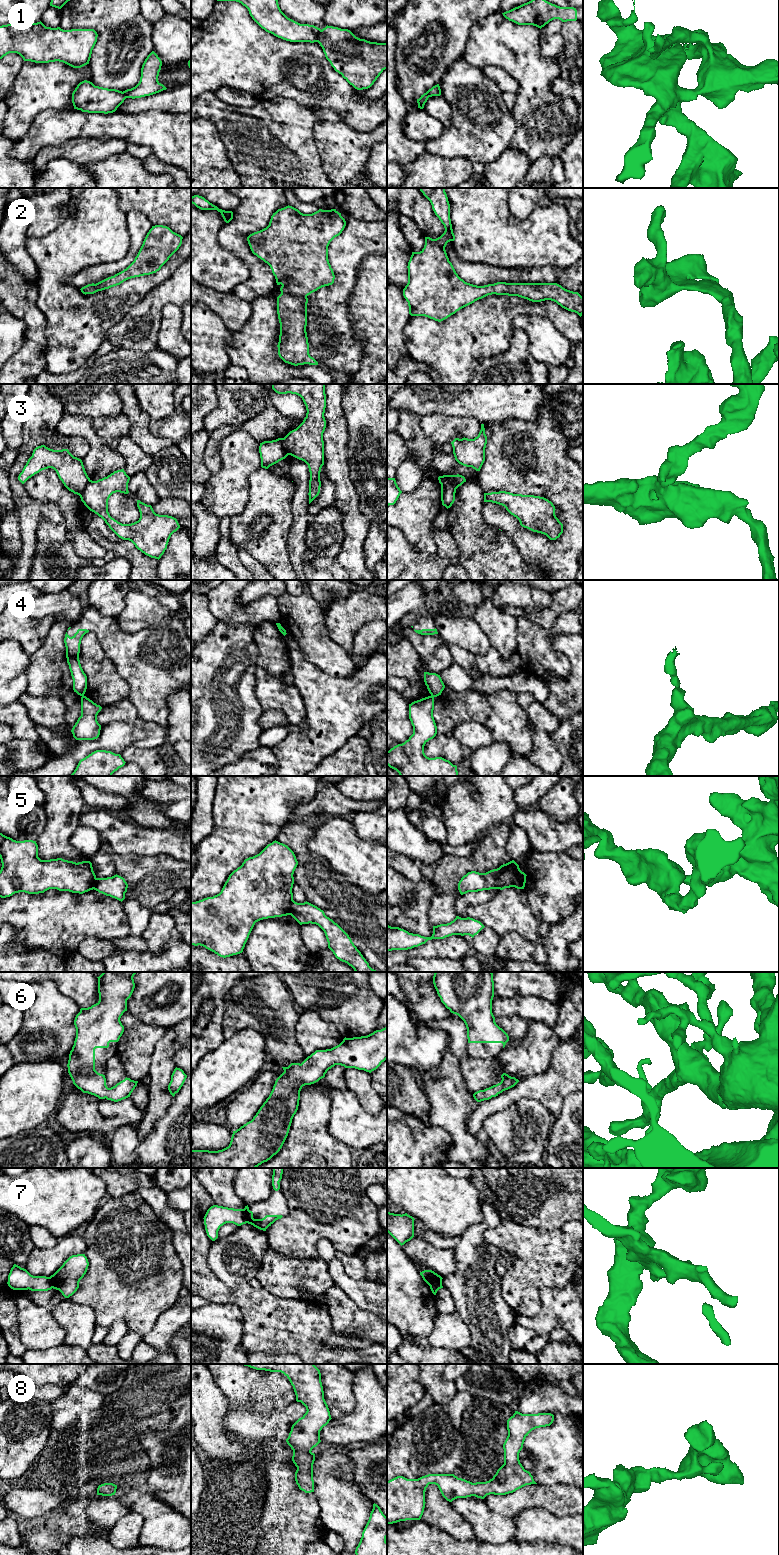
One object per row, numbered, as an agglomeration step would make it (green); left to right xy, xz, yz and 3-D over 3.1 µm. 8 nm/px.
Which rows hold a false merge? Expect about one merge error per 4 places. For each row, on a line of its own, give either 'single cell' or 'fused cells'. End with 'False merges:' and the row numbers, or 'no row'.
1: fused cells
2: single cell
3: fused cells
4: fused cells
5: fused cells
6: single cell
7: fused cells
8: single cell
False merges: 1, 3, 4, 5, 7

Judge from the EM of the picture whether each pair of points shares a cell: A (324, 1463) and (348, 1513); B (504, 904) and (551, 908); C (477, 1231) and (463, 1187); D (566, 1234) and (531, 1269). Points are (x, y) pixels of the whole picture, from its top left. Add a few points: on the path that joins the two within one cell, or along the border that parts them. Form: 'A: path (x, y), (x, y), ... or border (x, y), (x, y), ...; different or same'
A: path (326, 1475), (334, 1483), (341, 1501); same
B: border (523, 889), (531, 912), (539, 922); different
C: border (481, 1205), (482, 1220), (472, 1224), (460, 1236); different
D: path (557, 1243), (540, 1260); same

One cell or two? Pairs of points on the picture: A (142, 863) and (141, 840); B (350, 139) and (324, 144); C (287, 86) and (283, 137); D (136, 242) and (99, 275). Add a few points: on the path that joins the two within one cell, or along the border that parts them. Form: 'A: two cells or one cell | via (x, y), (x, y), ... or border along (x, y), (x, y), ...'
A: two cells | border along (119, 853), (165, 855)
B: one cell | via (344, 144), (330, 144)
C: two cells | border along (263, 100), (274, 97), (286, 97), (308, 106)
D: one cell | via (132, 253), (121, 265), (110, 269)

